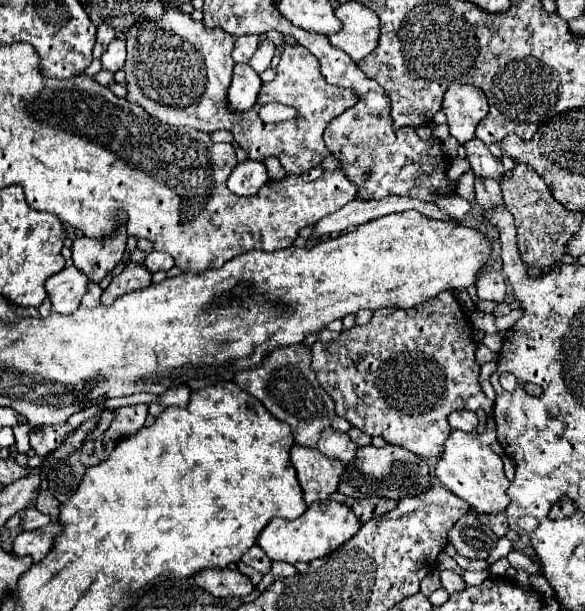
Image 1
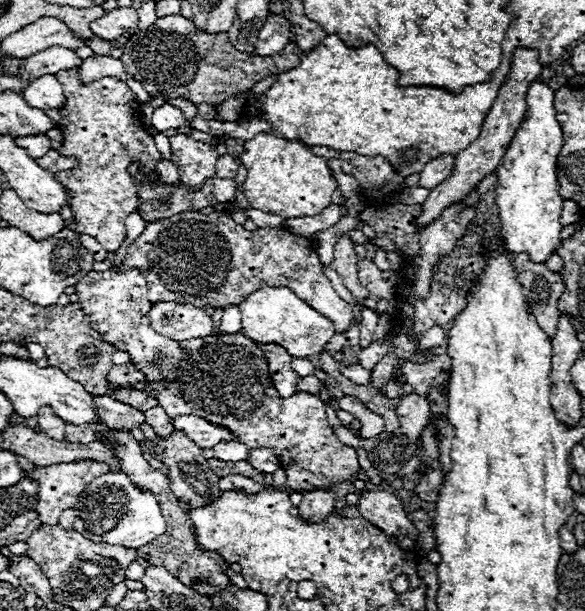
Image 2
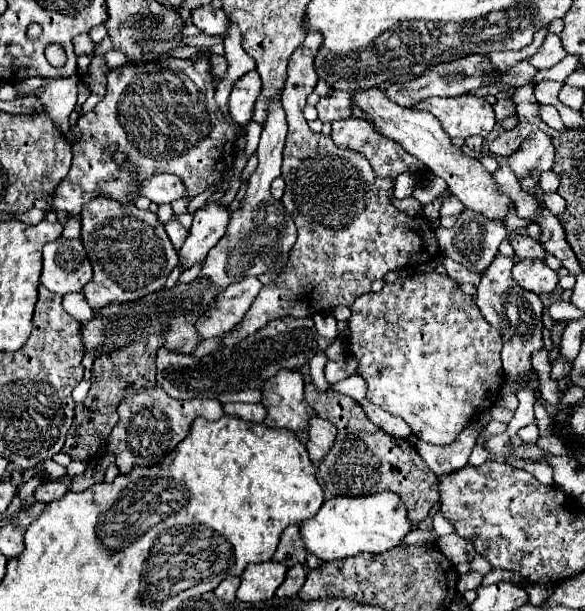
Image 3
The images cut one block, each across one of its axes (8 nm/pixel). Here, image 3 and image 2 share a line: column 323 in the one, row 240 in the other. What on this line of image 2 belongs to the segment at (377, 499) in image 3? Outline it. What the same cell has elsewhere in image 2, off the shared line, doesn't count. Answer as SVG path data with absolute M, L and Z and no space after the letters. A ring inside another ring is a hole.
M540 80L528 86L526 94L526 118L518 126L502 162L498 164L496 176L496 206L500 218L500 234L504 236L506 248L516 256L528 252L532 262L546 262L548 256L560 244L560 214L562 198L558 194L556 162L562 150L562 128L556 122L554 90Z

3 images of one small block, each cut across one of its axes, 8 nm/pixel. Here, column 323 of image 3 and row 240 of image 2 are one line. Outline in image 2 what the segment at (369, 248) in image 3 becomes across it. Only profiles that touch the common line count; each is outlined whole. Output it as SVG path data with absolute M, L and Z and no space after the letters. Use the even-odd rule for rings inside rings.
M182 212L182 214L172 216L172 218L148 222L148 224L146 224L146 230L126 248L126 256L124 256L122 264L120 264L118 268L114 268L114 270L130 270L130 268L136 268L136 270L140 270L140 274L144 274L144 278L146 278L146 282L148 282L148 298L150 298L150 302L192 302L192 304L198 306L198 308L206 308L206 306L212 306L212 308L228 308L228 306L238 306L248 294L252 294L252 290L258 290L258 288L264 288L264 286L286 286L286 288L294 290L294 294L298 294L298 298L302 298L302 300L306 300L310 306L314 306L314 310L318 310L320 314L324 314L326 318L330 318L330 320L334 322L336 332L344 332L344 330L350 326L352 318L354 318L352 306L350 306L348 302L344 302L344 300L334 292L332 282L324 276L324 268L322 268L322 264L320 264L320 260L318 260L318 254L316 254L316 250L314 250L314 246L312 246L312 242L310 242L308 238L296 236L296 234L288 232L288 230L282 228L282 226L280 226L280 228L258 228L258 230L250 232L250 230L246 230L242 224L236 224L228 212L212 212L212 214L208 214L208 216L206 216L206 214L200 214L200 212Z

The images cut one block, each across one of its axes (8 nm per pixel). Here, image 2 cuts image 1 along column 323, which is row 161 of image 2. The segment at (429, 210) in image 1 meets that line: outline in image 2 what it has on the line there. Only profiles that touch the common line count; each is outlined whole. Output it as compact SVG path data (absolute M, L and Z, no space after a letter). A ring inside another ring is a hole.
M230 154L220 156L218 166L216 166L216 176L220 176L220 178L236 178L236 174L238 174L238 162Z

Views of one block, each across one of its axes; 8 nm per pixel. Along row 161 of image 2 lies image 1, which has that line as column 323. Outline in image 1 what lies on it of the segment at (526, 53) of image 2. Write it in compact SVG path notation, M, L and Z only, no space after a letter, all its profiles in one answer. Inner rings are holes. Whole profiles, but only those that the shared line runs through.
M296 444L290 450L290 460L298 472L298 482L304 490L308 506L328 500L330 494L338 490L344 464L320 454L318 450L308 450Z

